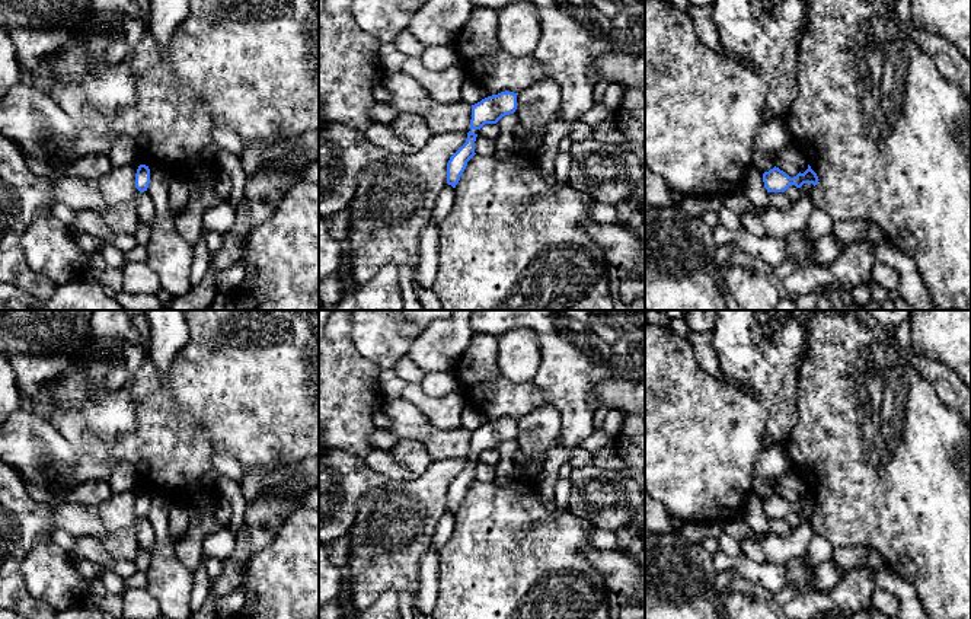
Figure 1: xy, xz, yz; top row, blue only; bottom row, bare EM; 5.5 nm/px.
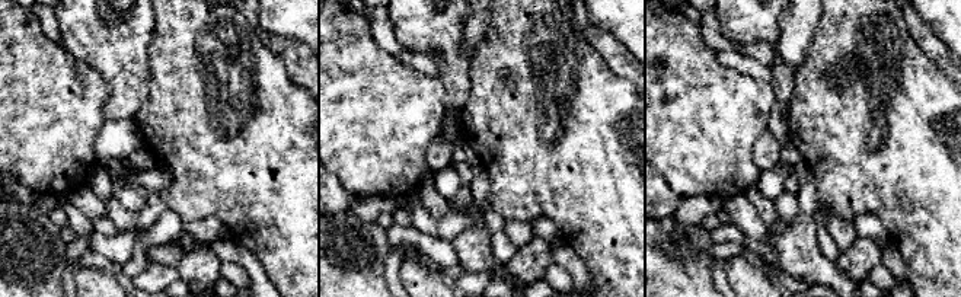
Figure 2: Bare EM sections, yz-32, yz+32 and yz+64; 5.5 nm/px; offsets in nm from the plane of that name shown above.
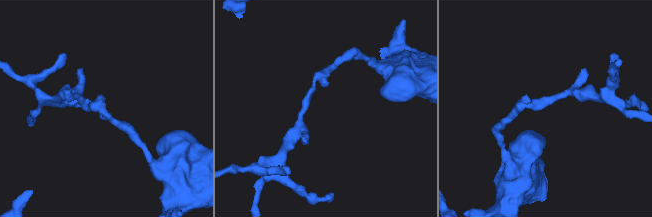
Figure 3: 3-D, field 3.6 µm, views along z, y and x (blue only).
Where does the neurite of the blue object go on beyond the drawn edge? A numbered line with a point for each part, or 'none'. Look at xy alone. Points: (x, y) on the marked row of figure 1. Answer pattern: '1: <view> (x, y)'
none

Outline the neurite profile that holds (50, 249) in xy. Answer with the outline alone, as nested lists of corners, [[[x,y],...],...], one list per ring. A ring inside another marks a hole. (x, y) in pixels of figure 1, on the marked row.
[[[42,213],[22,236],[22,249],[31,269],[57,287],[83,272],[84,255],[70,232],[71,227],[52,213]]]

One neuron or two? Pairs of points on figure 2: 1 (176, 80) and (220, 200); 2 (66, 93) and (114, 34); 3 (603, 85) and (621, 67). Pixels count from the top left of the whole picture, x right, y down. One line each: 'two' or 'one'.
1: one
2: two
3: two

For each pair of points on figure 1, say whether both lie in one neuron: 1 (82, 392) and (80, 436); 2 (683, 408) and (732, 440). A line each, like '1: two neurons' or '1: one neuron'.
1: two neurons
2: one neuron

